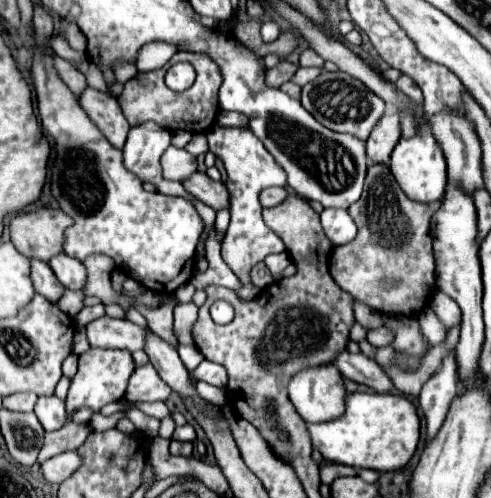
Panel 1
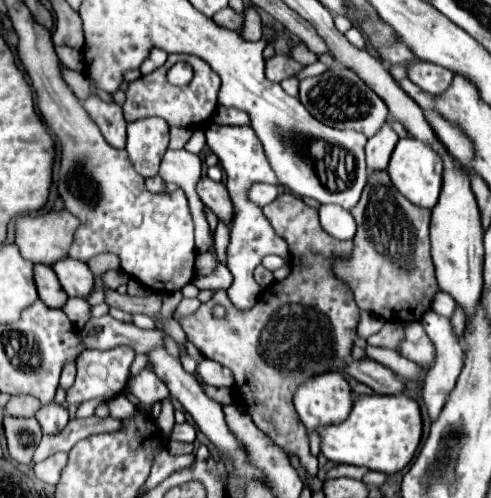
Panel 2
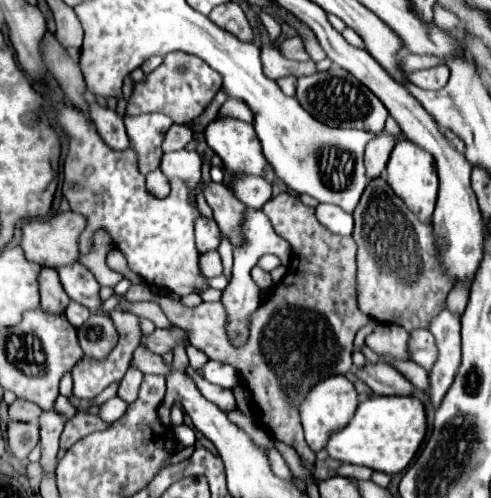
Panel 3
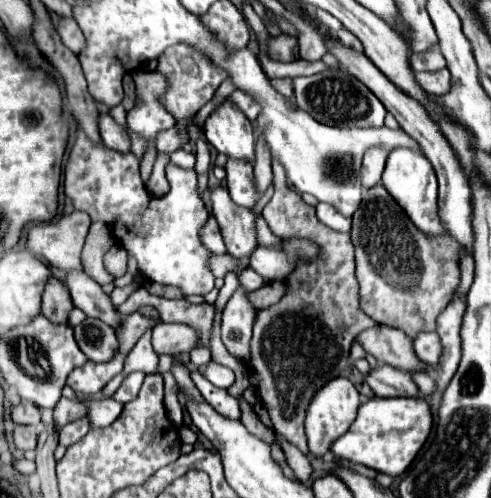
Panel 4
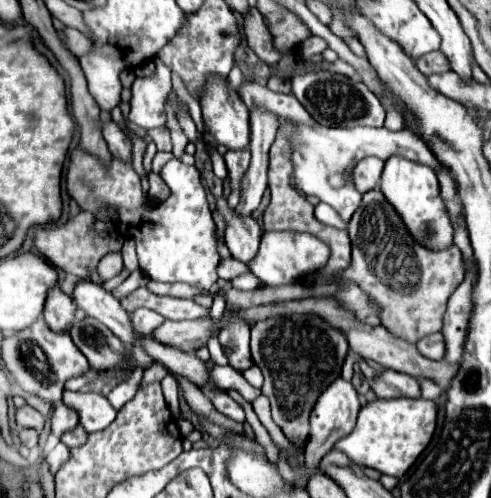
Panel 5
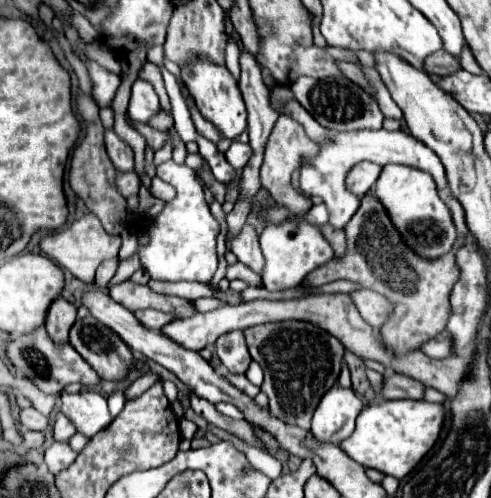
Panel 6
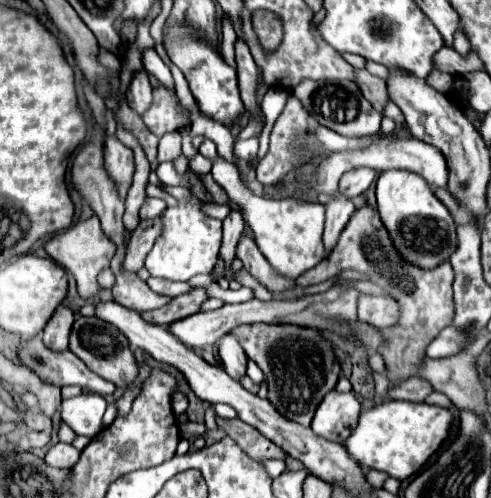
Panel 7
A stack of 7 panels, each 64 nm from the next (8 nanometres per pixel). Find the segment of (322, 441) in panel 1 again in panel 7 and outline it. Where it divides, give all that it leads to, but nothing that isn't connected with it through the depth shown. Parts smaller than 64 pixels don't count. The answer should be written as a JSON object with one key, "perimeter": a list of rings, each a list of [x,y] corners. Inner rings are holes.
{"perimeter":[[[386,400],[360,414],[358,426],[344,446],[360,466],[382,470],[396,480],[406,480],[418,472],[442,446],[442,442],[448,438],[452,422],[454,414],[446,408],[430,406],[426,402],[414,404],[404,400]]]}

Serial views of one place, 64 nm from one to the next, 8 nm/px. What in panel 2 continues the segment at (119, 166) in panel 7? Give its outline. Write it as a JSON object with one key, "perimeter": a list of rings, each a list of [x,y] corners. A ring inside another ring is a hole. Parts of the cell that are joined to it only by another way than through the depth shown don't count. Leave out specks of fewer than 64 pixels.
{"perimeter":[[[92,94],[88,100],[84,100],[84,110],[96,122],[110,146],[126,146],[126,120],[122,116],[122,108],[116,102],[104,102]]]}

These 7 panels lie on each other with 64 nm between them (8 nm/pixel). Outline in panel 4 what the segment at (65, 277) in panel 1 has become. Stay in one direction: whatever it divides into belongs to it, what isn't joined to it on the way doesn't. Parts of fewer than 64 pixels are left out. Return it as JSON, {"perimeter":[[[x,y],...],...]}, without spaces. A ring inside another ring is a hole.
{"perimeter":[[[70,270],[66,272],[66,280],[76,308],[84,310],[88,318],[98,318],[112,326],[116,332],[120,330],[120,320],[124,320],[124,316],[116,310],[110,296],[104,294],[104,290],[86,272]]]}

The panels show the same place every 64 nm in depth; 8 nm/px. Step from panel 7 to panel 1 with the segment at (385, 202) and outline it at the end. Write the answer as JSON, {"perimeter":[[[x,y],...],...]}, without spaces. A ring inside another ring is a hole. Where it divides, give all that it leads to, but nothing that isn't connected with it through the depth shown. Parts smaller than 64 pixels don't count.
{"perimeter":[[[430,132],[416,134],[412,138],[400,138],[392,158],[390,158],[390,172],[396,178],[398,186],[410,200],[418,200],[422,204],[436,202],[444,196],[446,190],[446,160],[442,148],[436,144]]]}

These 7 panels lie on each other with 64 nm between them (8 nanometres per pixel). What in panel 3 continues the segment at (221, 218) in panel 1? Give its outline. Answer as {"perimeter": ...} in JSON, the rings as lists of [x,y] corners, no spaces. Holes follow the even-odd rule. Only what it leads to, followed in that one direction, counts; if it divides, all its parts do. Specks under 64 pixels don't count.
{"perimeter":[[[221,234],[221,243],[217,251],[222,259],[223,273],[226,275],[228,280],[230,280],[233,265],[233,248],[229,240],[222,234]]]}

